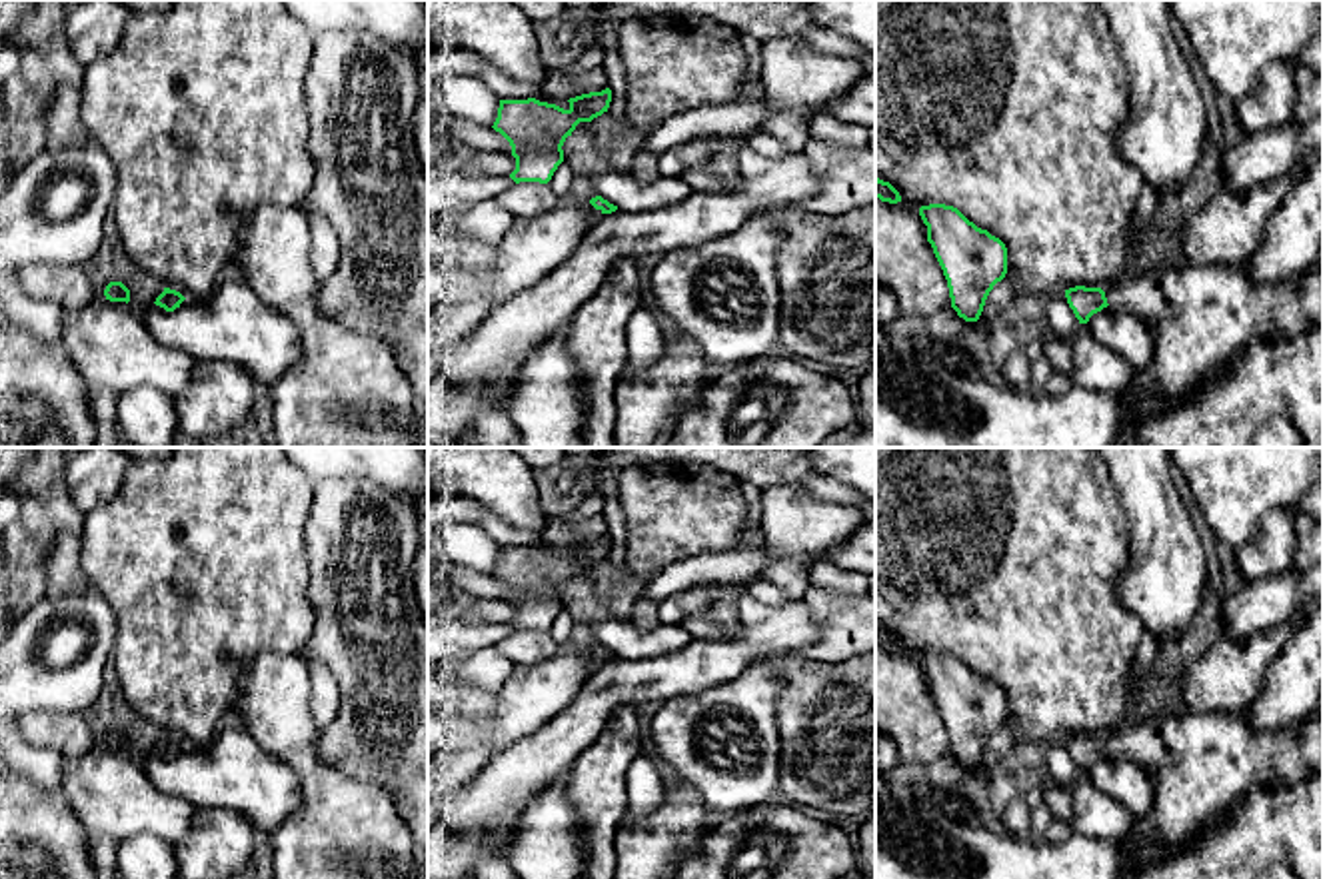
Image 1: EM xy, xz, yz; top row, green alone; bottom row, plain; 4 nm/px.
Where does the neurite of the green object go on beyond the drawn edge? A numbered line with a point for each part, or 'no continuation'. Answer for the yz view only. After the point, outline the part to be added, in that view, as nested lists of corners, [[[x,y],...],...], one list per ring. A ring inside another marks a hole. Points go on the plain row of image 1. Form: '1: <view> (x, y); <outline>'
1: yz (1200, 762); [[[1209,711],[1181,715],[1155,715],[1139,725],[1121,725],[1105,739],[1107,751],[1143,765],[1153,777],[1153,807],[1137,817],[1133,827],[1119,839],[1127,853],[1141,845],[1159,845],[1163,849],[1179,847],[1201,823],[1223,813],[1251,785],[1273,781],[1295,783],[1323,773],[1323,713],[1311,711],[1303,719],[1283,725],[1277,731],[1251,727],[1241,711]]]

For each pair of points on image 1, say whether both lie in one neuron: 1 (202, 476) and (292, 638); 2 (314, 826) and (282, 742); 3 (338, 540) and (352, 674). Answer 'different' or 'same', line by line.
1: same
2: same
3: same

